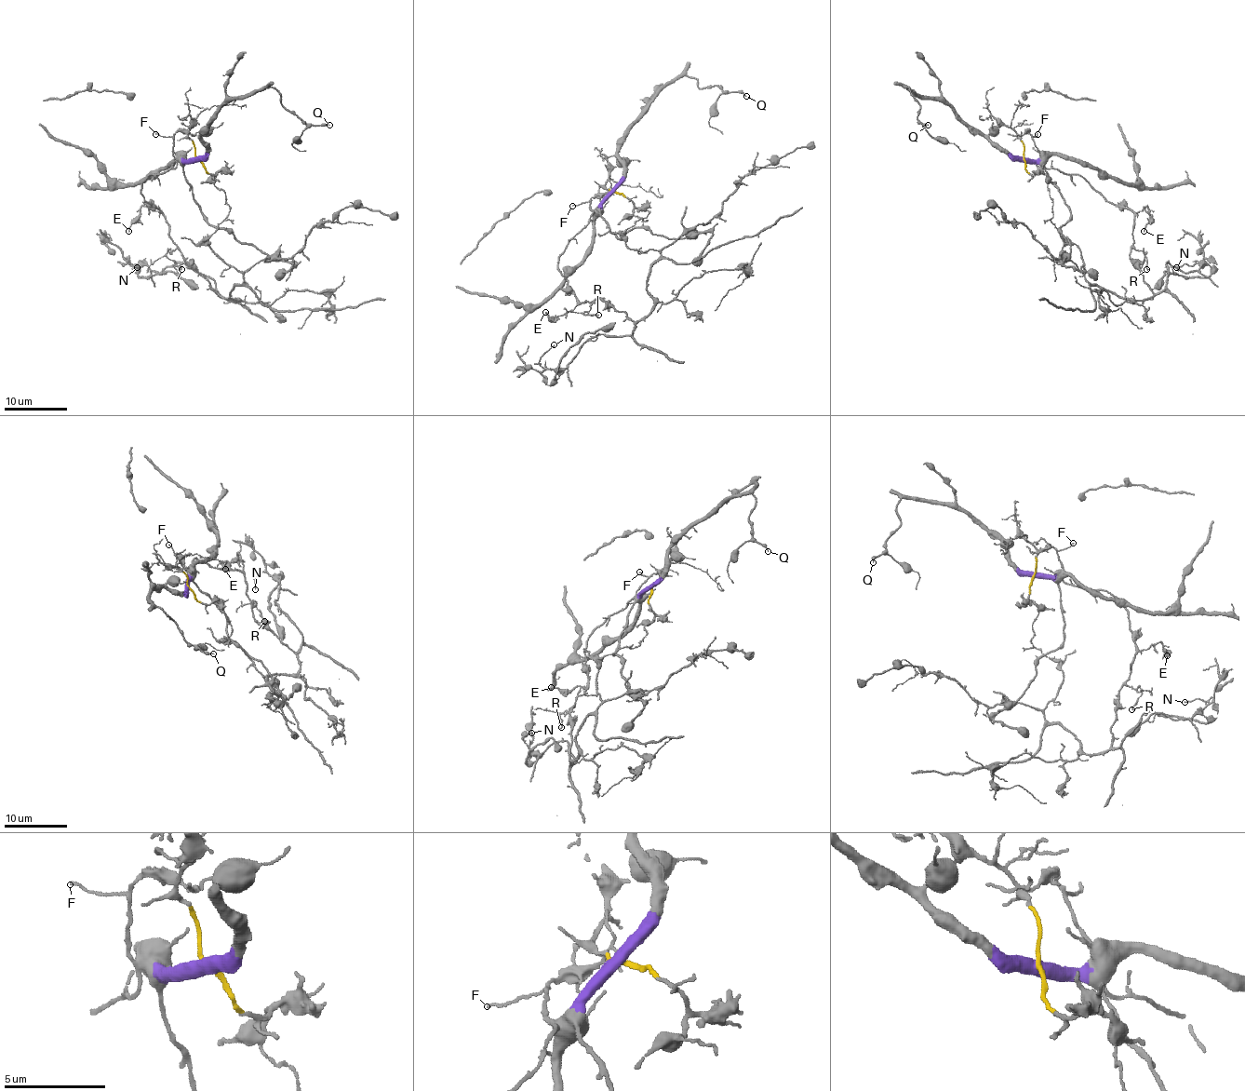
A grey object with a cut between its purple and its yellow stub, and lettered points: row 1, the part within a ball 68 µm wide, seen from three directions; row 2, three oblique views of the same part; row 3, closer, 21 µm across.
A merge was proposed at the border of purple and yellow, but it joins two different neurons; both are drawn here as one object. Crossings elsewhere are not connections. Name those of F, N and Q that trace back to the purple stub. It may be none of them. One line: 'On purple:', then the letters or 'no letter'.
On purple: Q

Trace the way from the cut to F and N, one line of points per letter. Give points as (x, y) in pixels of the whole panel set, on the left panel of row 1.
F: (197, 158), (189, 133), (179, 131), (170, 137), (154, 133)
N: (197, 158), (229, 206), (208, 244), (243, 278), (230, 290), (236, 301), (184, 264), (123, 264), (138, 267)

